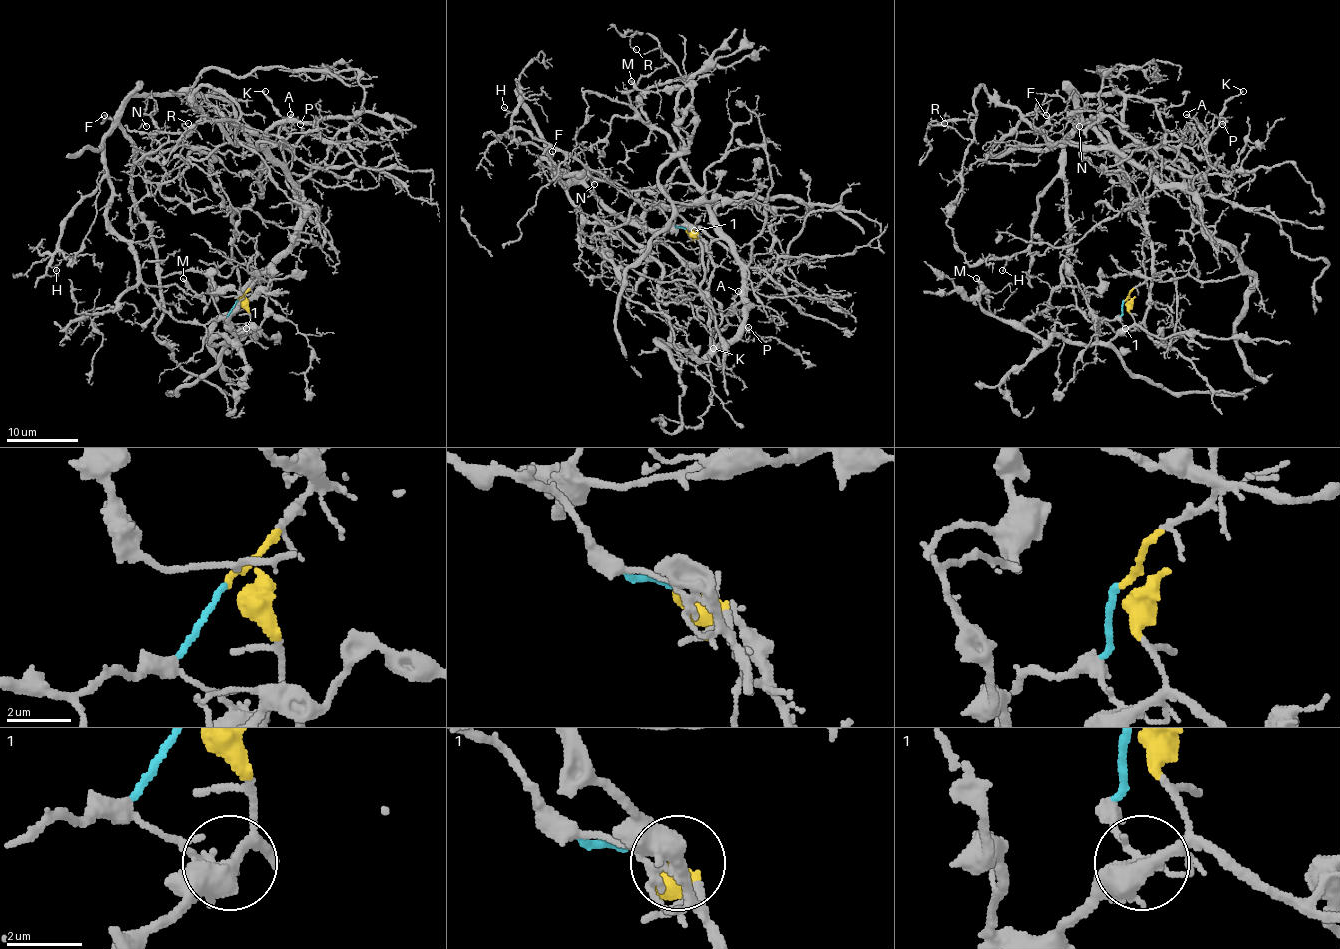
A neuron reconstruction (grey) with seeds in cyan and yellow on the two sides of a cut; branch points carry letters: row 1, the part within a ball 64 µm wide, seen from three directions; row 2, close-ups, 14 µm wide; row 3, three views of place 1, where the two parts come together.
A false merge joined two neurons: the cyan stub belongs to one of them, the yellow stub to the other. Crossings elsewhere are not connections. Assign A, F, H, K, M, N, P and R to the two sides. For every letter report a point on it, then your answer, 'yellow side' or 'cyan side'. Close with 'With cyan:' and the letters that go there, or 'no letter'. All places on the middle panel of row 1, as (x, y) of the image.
A: (738, 291) | yellow side
F: (552, 151) | cyan side
H: (504, 107) | cyan side
K: (713, 348) | yellow side
M: (631, 81) | yellow side
N: (594, 184) | cyan side
P: (748, 327) | yellow side
R: (636, 49) | yellow side
With cyan: F, H, N

